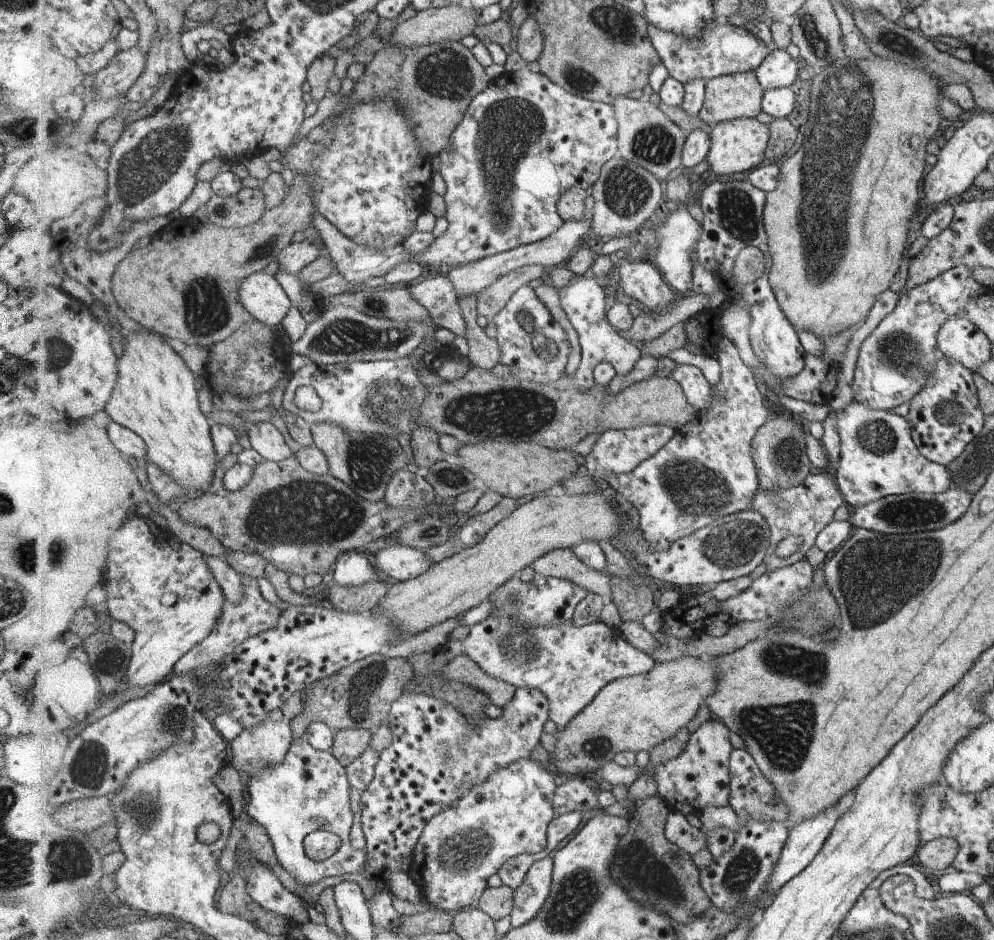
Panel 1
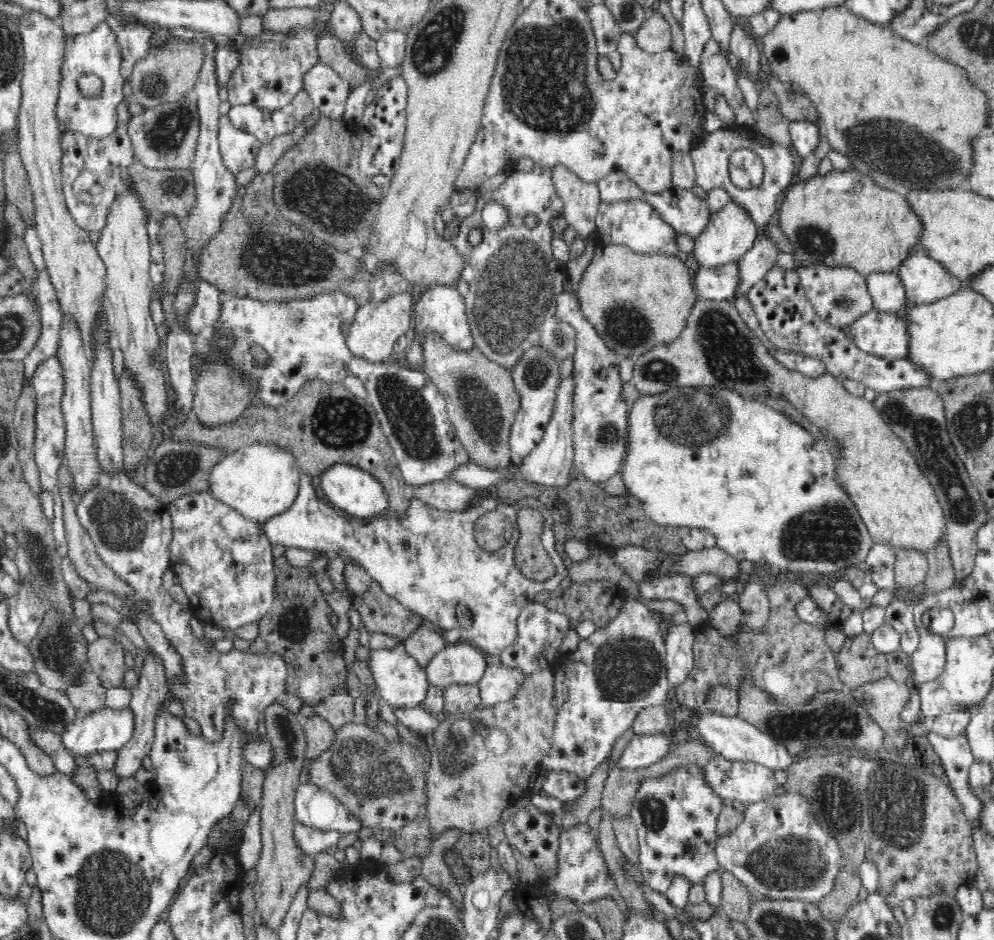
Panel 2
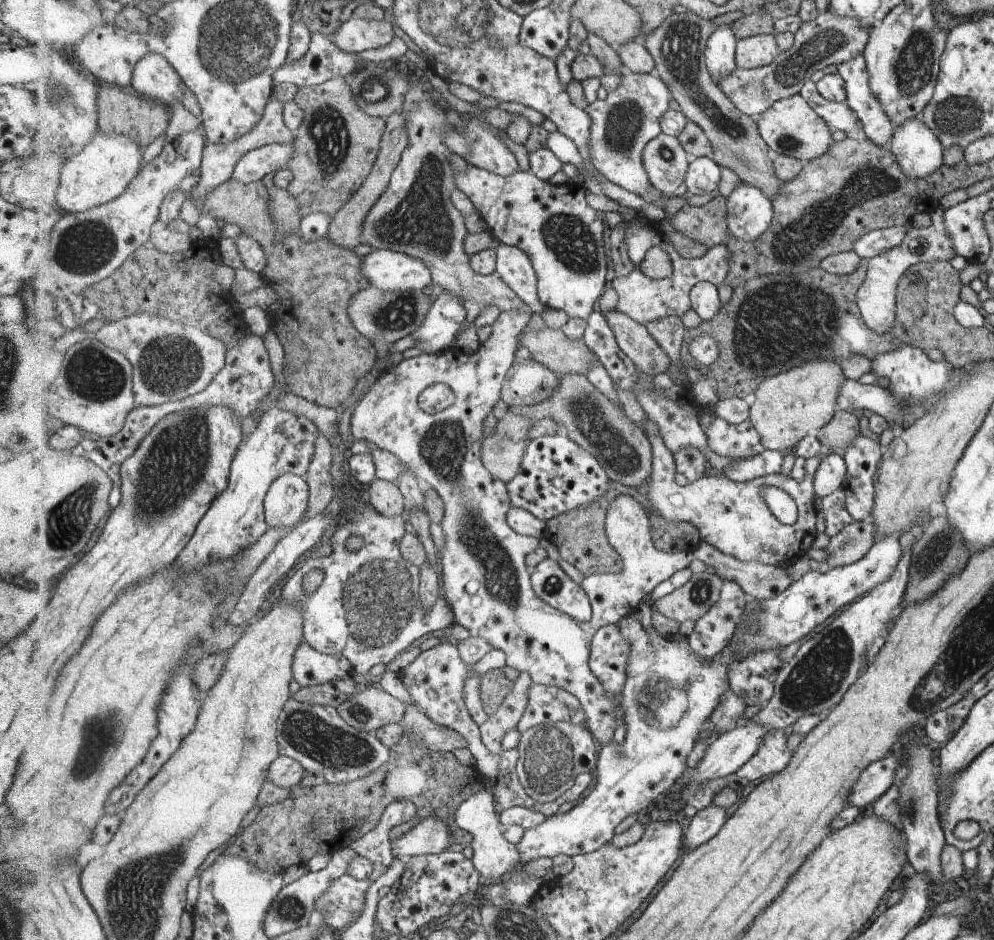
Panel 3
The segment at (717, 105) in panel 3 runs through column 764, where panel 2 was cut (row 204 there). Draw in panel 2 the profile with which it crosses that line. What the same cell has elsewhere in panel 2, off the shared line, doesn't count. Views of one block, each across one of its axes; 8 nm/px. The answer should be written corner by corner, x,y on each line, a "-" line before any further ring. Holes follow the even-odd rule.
132,164
123,172
121,182
136,195
136,199
144,211
147,226
154,230
160,226
158,222
168,218
168,216
175,216
179,220
184,220
190,212
190,208
194,206
196,194
192,188
194,180
190,172
192,170
159,170
144,167
142,164

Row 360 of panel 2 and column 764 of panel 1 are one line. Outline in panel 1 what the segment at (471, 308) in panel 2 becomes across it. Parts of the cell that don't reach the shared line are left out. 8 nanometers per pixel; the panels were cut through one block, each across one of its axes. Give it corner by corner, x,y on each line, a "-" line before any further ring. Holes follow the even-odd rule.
830,412
830,415
821,422
823,424
823,438
821,443
827,451
829,458
829,468
812,472
800,487
790,489
774,489
773,491
764,492
759,490
754,498
752,508
761,511
768,520
771,528
771,546
768,550
768,556
765,557
767,570
775,569
795,564
797,561
805,559
807,552
816,546
816,540
820,532
823,532
829,524
835,521
835,512
839,506
848,506
845,495
841,492
841,485
838,482
837,466
840,460
840,434
836,425
836,412
-
800,536
804,541
797,553
790,557
780,557
777,554
780,542
787,537

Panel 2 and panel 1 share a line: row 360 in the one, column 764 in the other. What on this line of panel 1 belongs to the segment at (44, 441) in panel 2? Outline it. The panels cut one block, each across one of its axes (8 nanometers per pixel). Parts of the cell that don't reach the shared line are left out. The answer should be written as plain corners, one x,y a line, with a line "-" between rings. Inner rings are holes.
717,19
705,25
696,37
686,37
675,31
664,31
654,24
648,25
648,31
670,76
680,80
684,85
695,79
707,82
723,75
756,71
769,53
773,52
768,49
764,40
758,39
749,29
731,26

